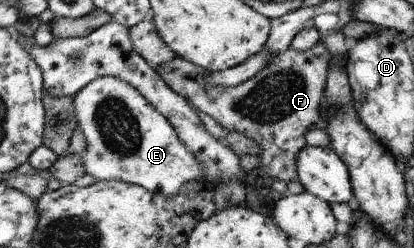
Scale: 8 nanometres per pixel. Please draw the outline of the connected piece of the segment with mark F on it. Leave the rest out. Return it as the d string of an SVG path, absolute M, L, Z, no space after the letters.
M318 43L308 51L288 49L268 63L252 79L236 87L222 87L208 83L206 69L176 56L164 65L164 83L175 93L184 97L194 109L210 115L226 131L236 131L260 145L257 174L268 175L274 180L298 180L298 151L305 147L305 134L321 125L320 112L325 108L325 79L330 62L330 51Z

